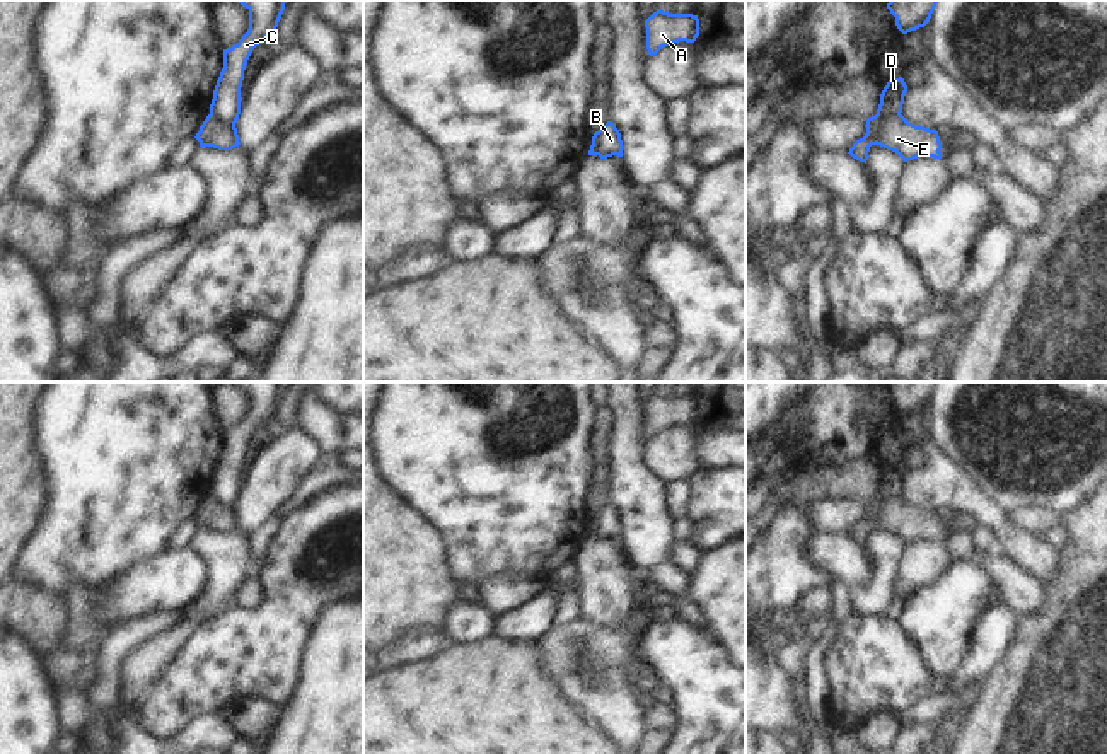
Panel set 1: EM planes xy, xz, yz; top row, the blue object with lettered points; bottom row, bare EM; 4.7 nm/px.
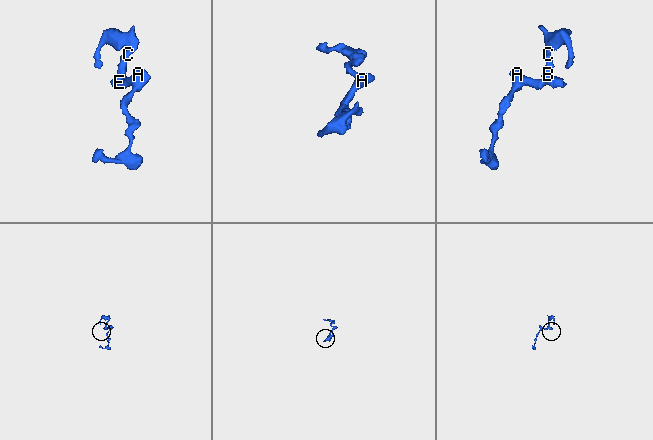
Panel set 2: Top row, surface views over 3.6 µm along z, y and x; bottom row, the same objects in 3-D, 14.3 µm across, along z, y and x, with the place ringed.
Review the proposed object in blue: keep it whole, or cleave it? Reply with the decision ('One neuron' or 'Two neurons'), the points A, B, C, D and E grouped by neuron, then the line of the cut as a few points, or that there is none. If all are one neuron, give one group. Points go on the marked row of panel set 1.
Two neurons. Groups: A E / B C D. Split along yz (899, 113), (886, 113), (877, 132), (872, 137), (867, 135).

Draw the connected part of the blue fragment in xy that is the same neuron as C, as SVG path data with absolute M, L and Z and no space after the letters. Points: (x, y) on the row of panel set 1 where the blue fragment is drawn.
M237 0L249 10L249 29L232 48L223 49L223 68L217 80L210 113L225 125L235 126L241 114L241 87L252 49L275 34L285 0Z

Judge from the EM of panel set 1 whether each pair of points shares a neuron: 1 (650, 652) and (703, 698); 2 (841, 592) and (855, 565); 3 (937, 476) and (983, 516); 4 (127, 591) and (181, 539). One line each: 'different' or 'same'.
1: same
2: different
3: same
4: different

